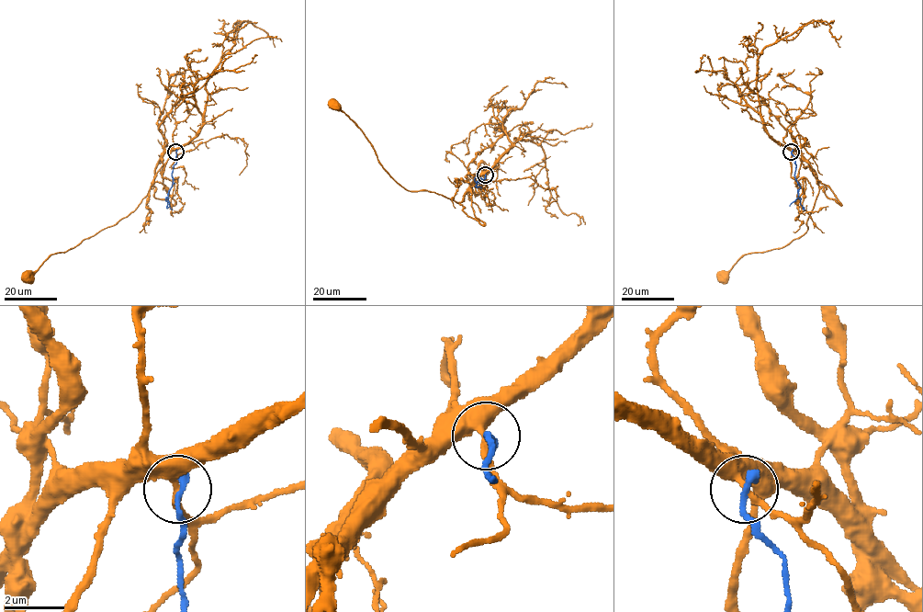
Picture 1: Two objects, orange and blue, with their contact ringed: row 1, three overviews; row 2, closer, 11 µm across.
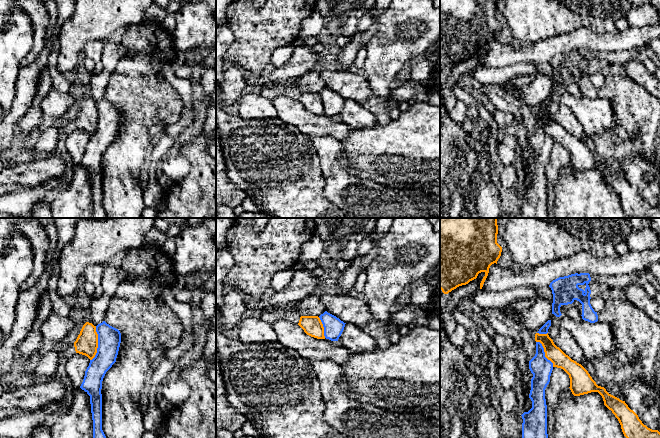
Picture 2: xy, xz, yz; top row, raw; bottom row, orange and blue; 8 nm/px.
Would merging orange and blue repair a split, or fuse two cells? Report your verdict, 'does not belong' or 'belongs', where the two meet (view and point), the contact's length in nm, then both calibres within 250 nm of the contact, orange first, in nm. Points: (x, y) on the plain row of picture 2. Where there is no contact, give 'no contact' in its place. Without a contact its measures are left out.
does not belong | xy (97, 119) | 280 nm | 180/190 nm

